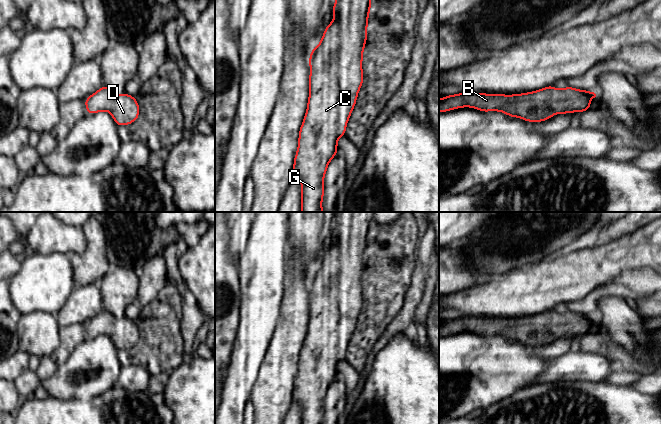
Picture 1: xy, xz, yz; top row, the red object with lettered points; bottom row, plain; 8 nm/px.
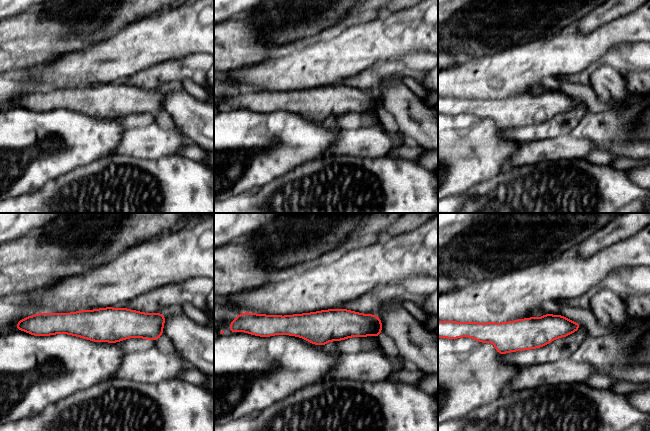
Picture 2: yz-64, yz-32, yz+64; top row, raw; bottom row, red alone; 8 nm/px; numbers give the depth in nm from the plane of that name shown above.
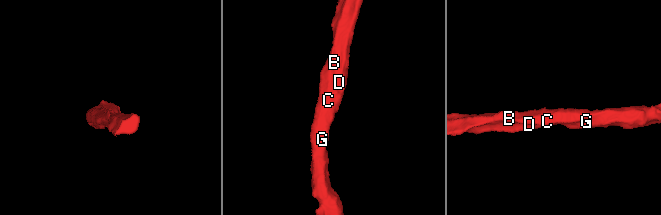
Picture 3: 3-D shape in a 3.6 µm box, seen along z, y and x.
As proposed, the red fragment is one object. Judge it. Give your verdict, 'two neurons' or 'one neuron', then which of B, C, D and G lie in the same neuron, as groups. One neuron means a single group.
one neuron | B C D G

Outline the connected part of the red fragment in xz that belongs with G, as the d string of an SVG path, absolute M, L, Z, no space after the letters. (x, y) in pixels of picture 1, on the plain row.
M337 212L334 220L336 227L332 232L334 242L309 281L309 323L293 390L293 402L302 408L301 424L323 423L327 390L337 377L339 361L345 359L347 346L363 307L363 274L374 213Z

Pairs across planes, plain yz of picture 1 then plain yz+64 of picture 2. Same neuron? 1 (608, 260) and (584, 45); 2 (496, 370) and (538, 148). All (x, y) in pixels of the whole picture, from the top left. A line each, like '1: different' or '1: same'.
1: same
2: different

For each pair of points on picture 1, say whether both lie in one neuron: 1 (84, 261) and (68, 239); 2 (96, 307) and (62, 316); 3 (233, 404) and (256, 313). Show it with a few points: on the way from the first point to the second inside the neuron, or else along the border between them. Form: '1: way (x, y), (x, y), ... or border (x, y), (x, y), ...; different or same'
1: border (84, 231), (85, 248), (79, 253), (69, 254); different
2: way (88, 307), (80, 307), (70, 313); same
3: way (238, 381), (253, 336); same

